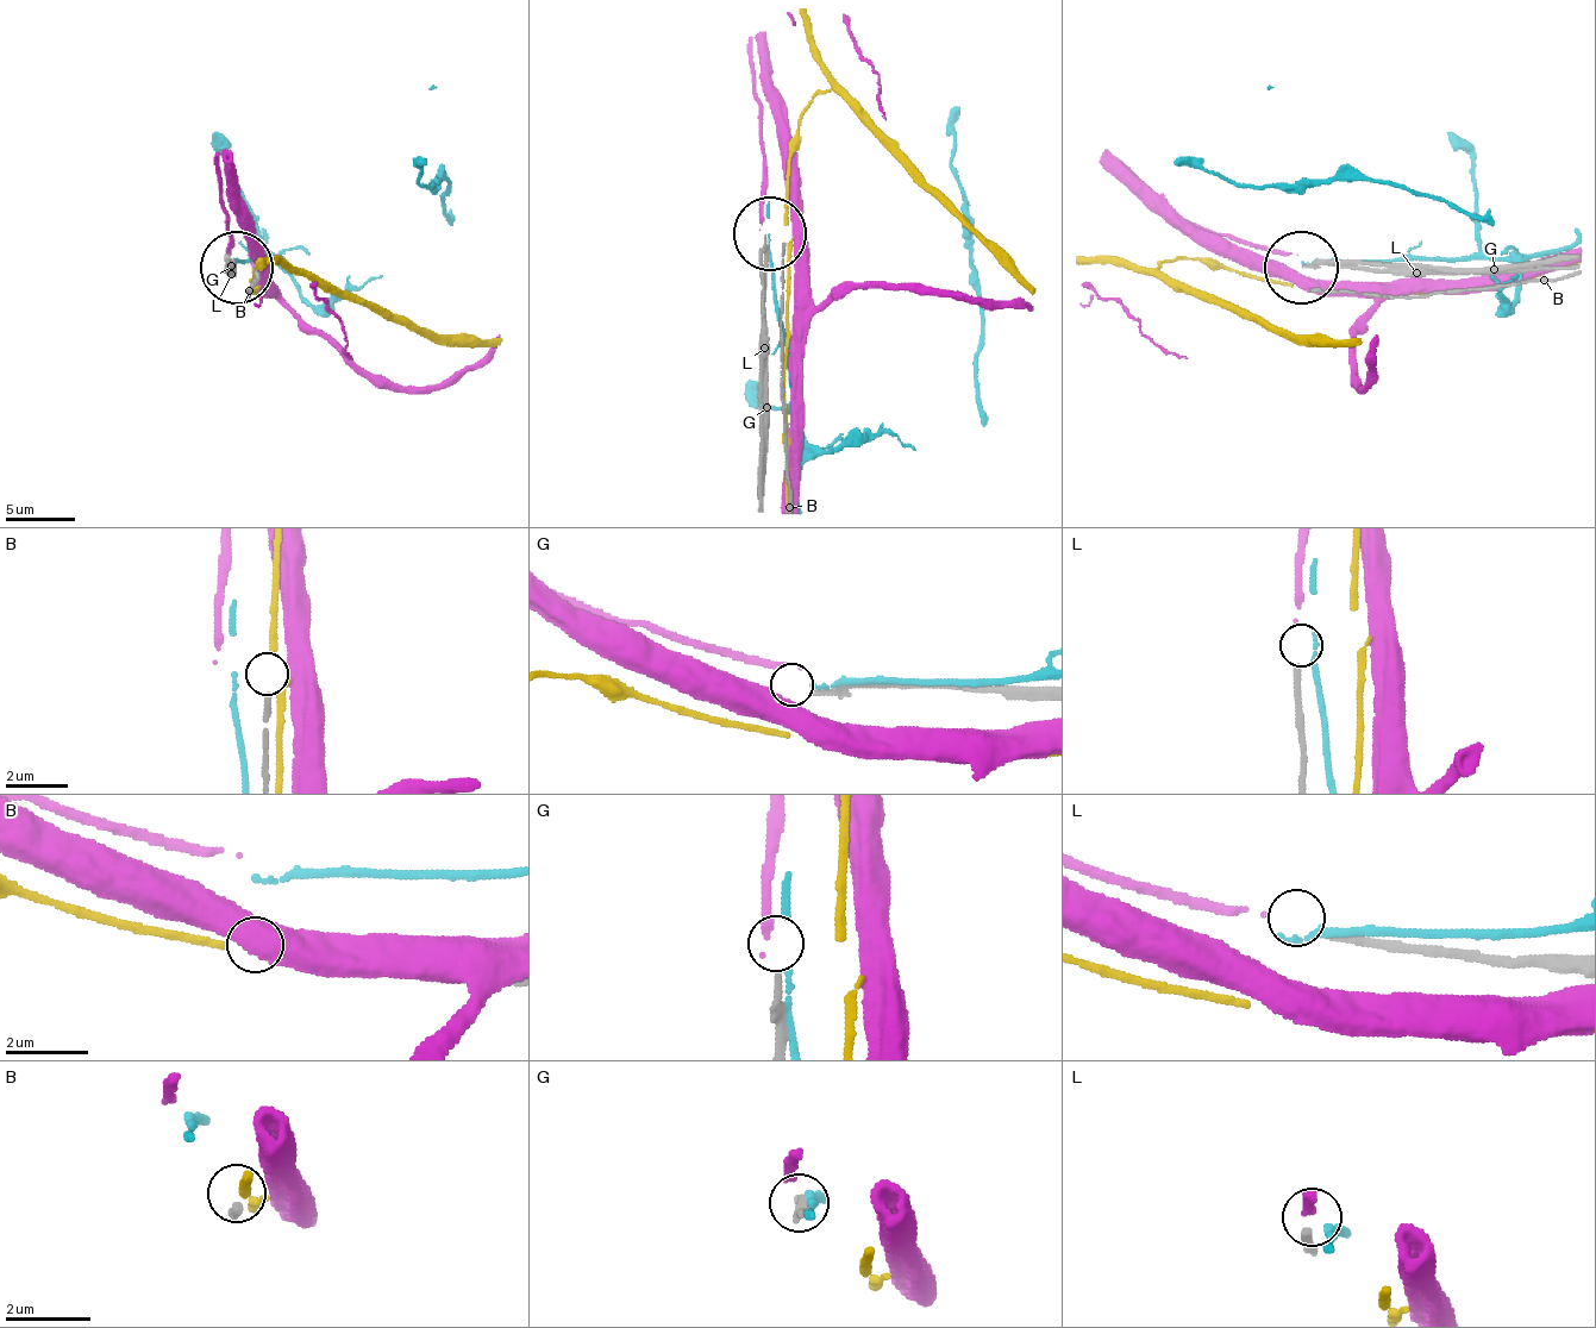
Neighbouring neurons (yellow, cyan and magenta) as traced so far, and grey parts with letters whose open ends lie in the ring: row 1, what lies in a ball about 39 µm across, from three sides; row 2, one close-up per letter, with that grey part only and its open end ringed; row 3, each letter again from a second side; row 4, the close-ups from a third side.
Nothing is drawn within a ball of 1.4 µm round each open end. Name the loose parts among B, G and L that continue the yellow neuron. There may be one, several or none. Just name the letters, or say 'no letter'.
no letter

